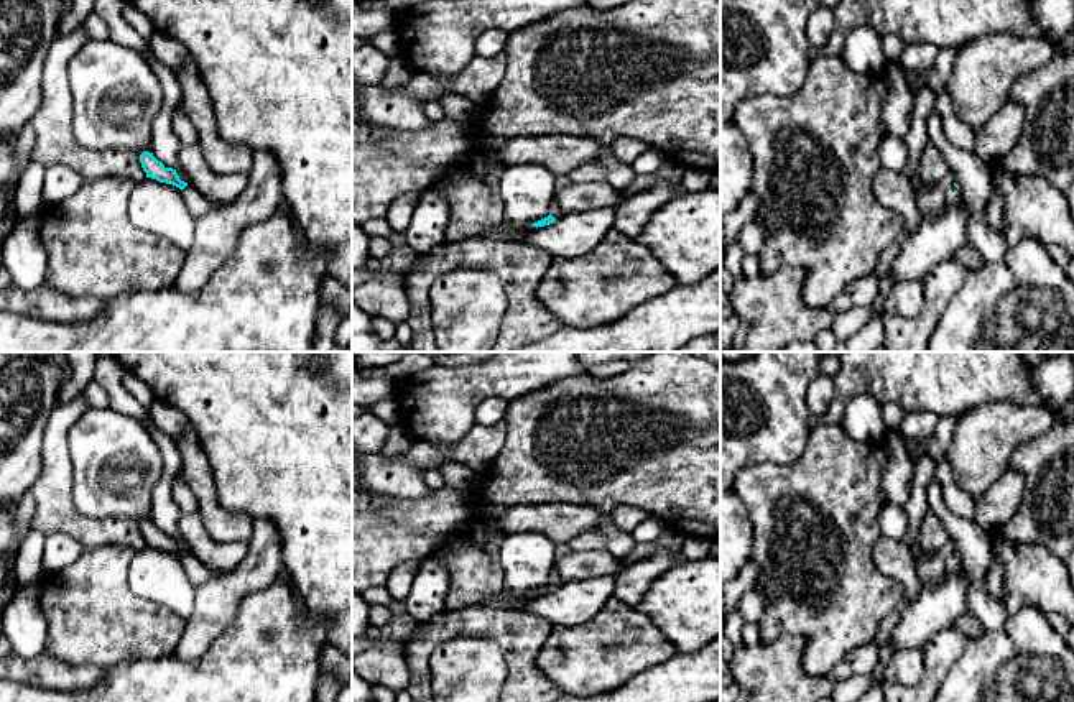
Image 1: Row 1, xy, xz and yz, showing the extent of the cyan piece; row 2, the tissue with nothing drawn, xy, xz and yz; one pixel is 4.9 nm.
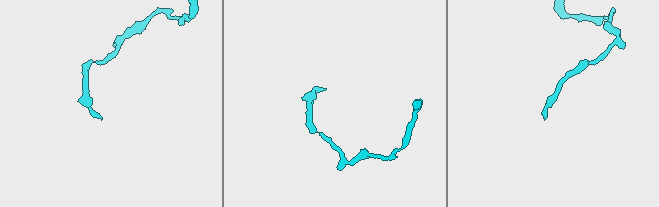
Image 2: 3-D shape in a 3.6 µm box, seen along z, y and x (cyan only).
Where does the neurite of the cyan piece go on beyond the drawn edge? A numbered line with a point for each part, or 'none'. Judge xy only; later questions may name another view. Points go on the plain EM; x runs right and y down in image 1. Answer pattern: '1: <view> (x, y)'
1: xy (198, 572)

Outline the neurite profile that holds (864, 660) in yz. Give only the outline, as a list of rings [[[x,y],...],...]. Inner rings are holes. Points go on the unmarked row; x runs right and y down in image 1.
[[[873,641],[870,644],[854,648],[849,654],[839,661],[829,676],[836,681],[845,681],[854,674],[872,674],[883,663],[878,644]]]

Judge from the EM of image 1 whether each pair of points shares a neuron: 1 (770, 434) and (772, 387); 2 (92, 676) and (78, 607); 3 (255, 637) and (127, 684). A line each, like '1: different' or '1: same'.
1: same
2: different
3: same

